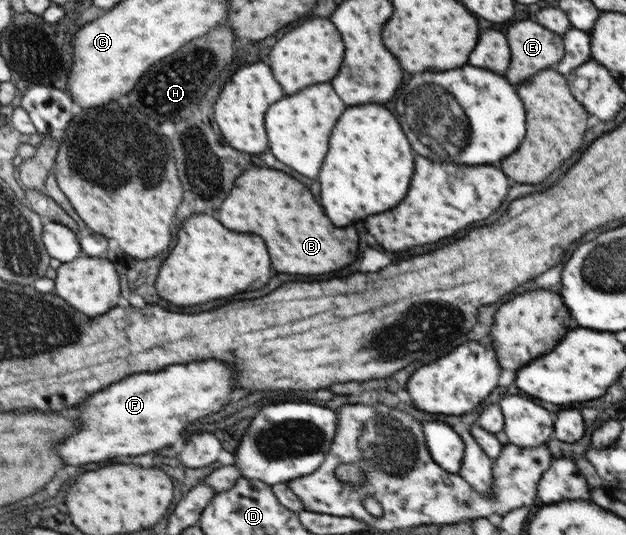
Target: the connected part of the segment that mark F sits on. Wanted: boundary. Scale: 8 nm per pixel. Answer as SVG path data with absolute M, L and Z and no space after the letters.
M193 362L185 366L171 366L169 372L135 374L125 382L115 382L109 390L93 394L93 398L77 406L77 422L81 428L67 440L55 446L57 454L69 466L101 462L117 456L141 456L165 446L171 446L187 424L207 414L219 412L229 402L231 370L223 362Z

